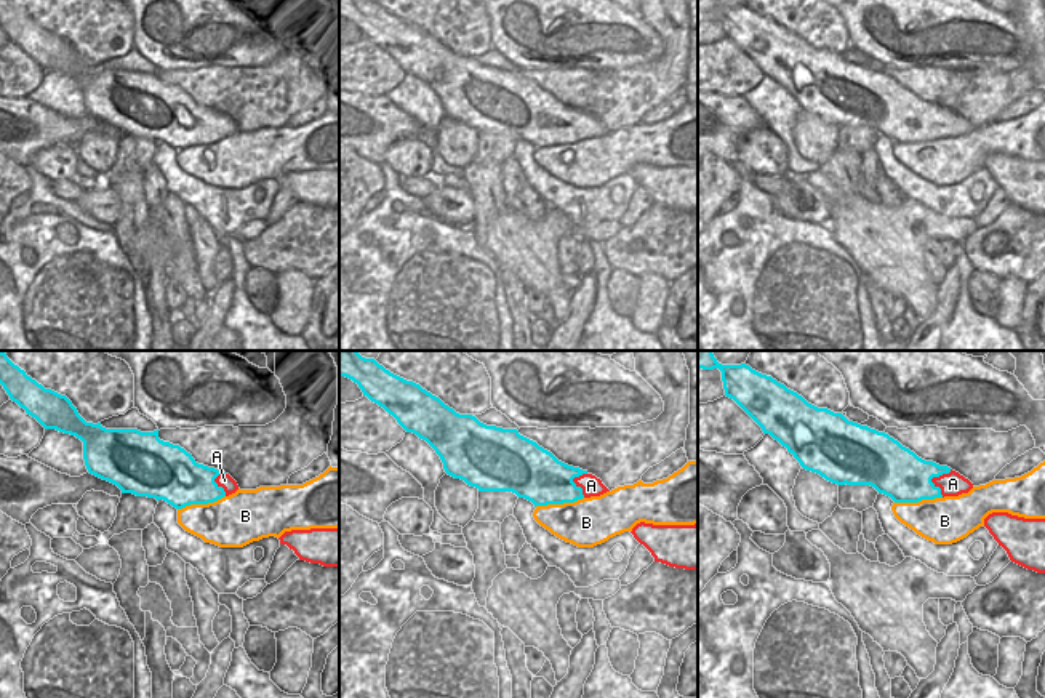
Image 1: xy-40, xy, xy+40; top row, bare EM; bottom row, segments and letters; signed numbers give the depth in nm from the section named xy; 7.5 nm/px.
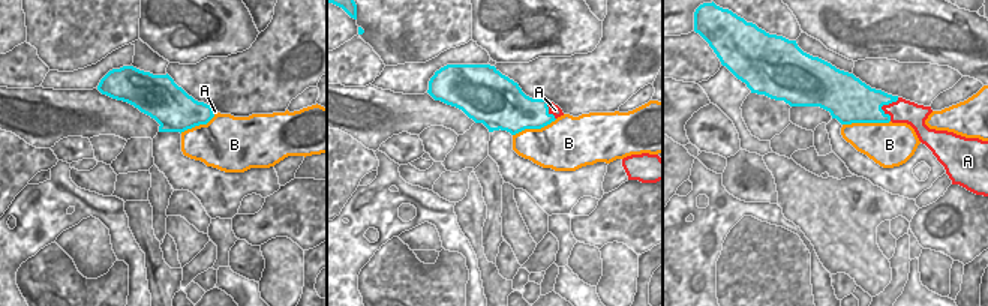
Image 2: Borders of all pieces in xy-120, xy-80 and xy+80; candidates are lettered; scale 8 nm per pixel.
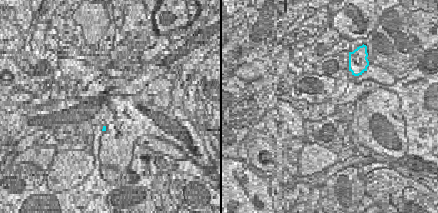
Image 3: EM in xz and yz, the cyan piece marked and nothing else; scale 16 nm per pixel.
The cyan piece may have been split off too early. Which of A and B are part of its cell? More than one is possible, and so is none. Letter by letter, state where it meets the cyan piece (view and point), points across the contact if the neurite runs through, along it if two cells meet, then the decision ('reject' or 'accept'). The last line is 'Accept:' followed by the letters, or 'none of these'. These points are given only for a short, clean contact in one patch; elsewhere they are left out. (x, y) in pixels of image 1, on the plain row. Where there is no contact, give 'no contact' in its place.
A: contact xy+40 (932, 119); way xy+40 (900, 116), (932, 119), (952, 125); accept
B: contact xy (559, 144); reject
Accept: A

